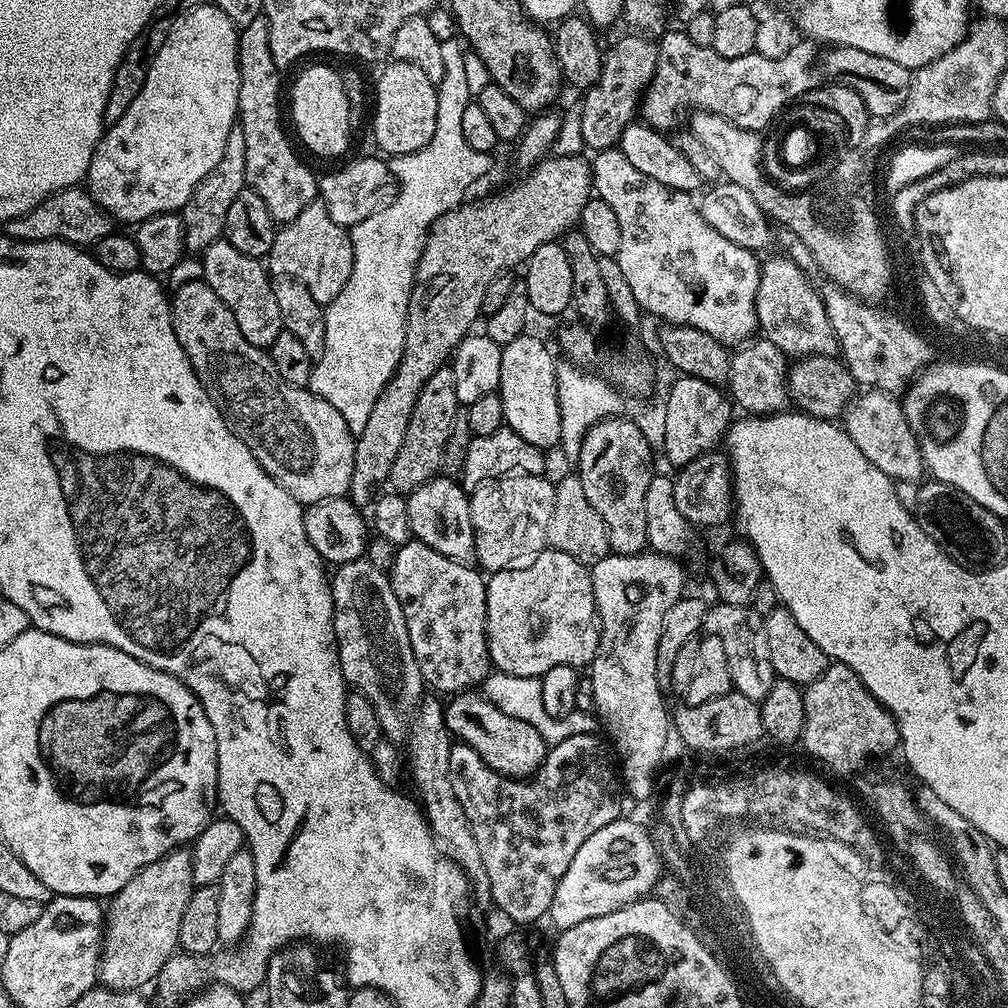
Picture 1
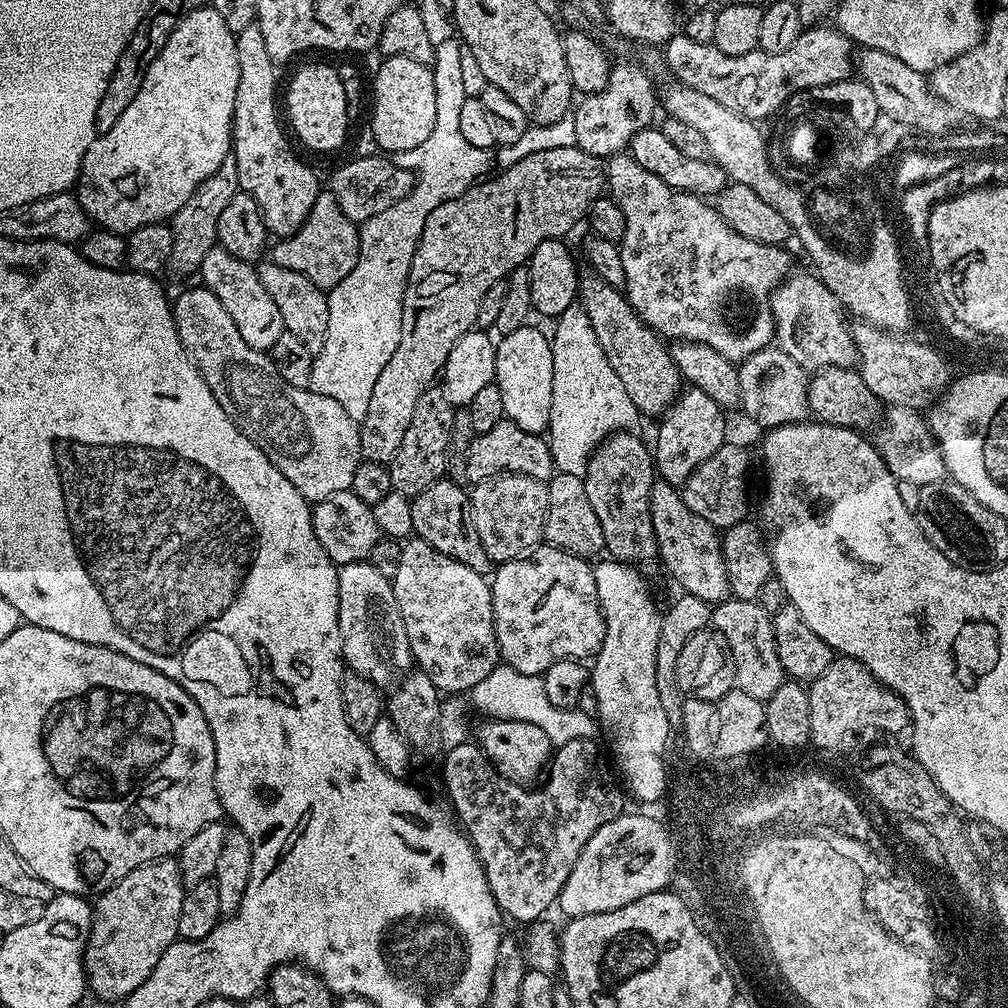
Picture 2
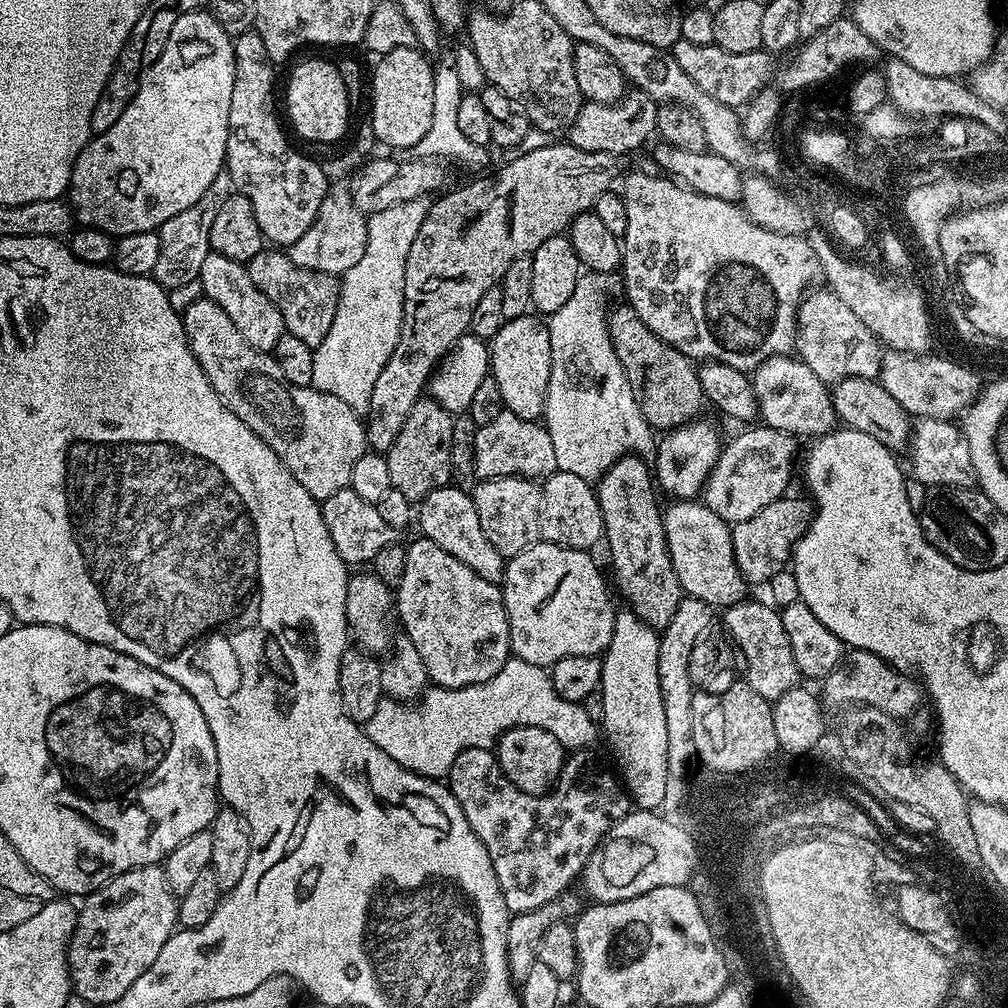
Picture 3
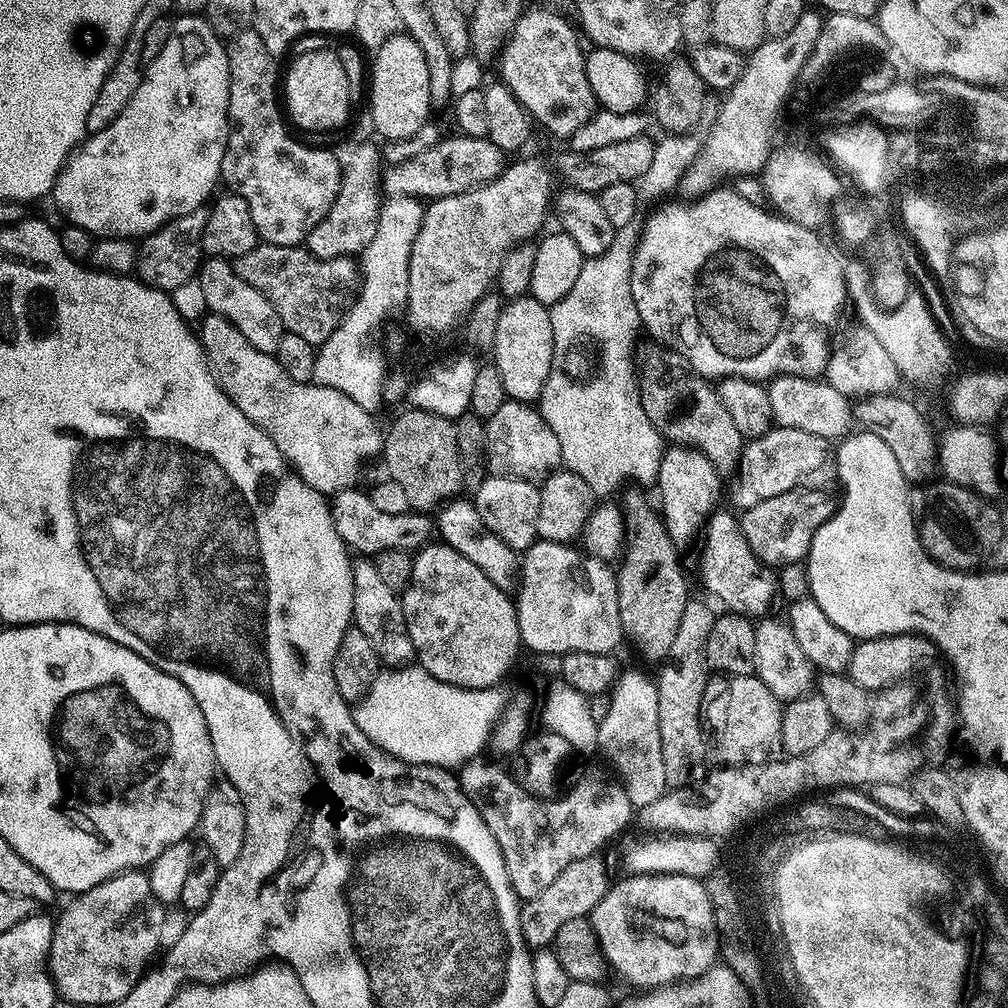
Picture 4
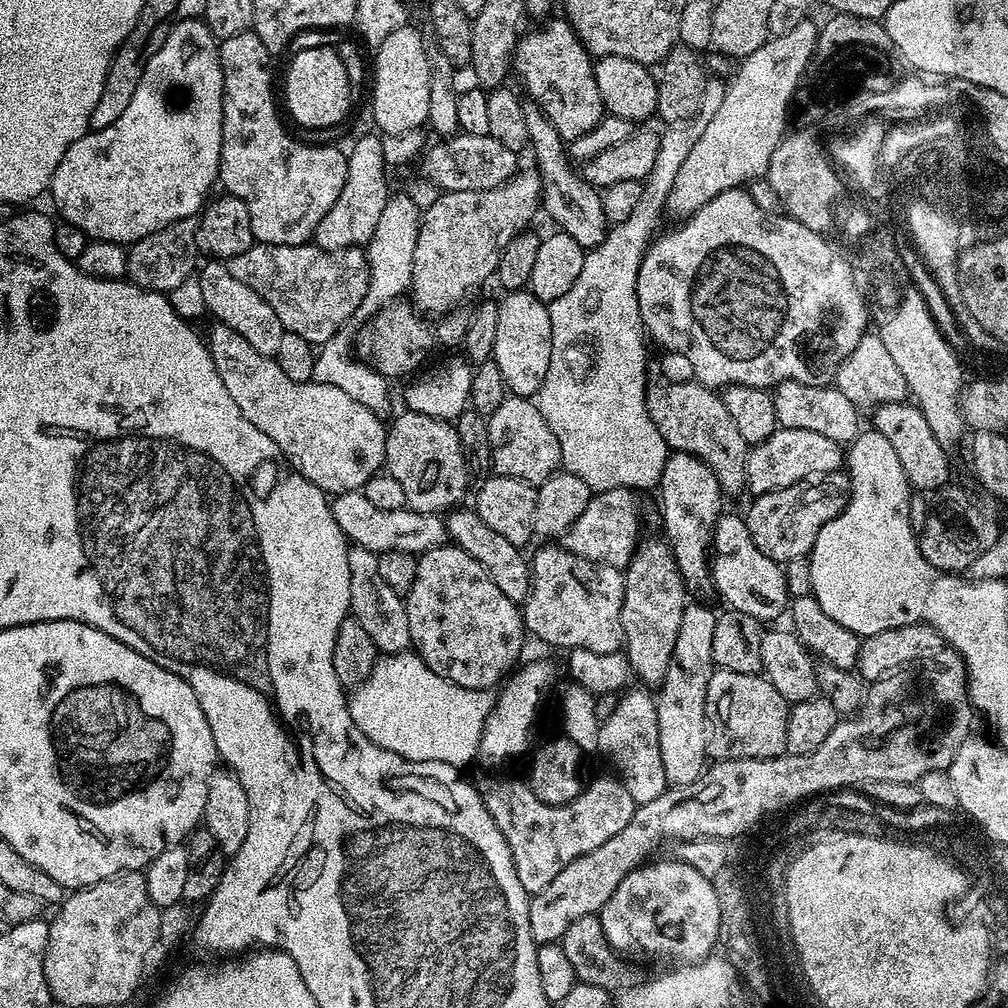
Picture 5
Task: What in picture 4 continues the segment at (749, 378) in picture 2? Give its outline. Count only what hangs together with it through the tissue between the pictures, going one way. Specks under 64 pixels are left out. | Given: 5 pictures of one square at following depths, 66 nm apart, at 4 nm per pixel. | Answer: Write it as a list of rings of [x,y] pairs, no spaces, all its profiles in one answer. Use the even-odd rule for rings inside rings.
[[[774,376],[767,389],[772,419],[779,427],[806,430],[806,434],[818,434],[818,438],[829,442],[839,441],[849,435],[854,424],[853,405],[849,397],[834,390],[834,386],[823,379],[811,376]]]

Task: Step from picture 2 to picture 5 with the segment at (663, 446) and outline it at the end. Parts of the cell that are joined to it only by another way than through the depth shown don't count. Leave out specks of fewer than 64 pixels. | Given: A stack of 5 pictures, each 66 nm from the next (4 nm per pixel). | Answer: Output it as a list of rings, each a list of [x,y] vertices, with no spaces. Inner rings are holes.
[[[673,451],[668,457],[664,473],[658,485],[660,492],[660,508],[664,511],[664,532],[674,558],[678,562],[678,570],[684,579],[689,593],[696,598],[712,596],[712,566],[710,549],[712,535],[716,533],[716,524],[720,521],[726,497],[720,491],[718,478],[696,456],[688,452]]]

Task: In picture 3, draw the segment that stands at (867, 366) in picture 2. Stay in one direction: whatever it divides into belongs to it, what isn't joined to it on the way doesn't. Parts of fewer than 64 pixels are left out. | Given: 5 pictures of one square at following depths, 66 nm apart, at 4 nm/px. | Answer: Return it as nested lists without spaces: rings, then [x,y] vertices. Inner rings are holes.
[[[885,351],[880,357],[879,384],[908,412],[909,417],[929,416],[935,420],[959,417],[980,395],[982,379],[972,368],[955,364],[944,356],[933,354],[905,354]]]

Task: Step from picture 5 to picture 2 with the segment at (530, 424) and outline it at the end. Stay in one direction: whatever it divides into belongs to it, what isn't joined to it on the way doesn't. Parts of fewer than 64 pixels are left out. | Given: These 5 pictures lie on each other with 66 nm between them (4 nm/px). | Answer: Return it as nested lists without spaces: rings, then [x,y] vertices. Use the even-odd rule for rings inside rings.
[[[507,418],[498,422],[494,430],[486,430],[471,437],[468,444],[468,457],[464,460],[464,476],[469,485],[489,480],[492,476],[529,476],[545,482],[552,479],[556,463],[547,439],[535,432],[522,430],[514,421]]]

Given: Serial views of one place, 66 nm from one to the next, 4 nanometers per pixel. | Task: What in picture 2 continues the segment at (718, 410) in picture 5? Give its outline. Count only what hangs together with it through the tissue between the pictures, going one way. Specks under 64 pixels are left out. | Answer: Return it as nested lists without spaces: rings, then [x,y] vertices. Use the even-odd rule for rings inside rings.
[[[584,270],[579,273],[578,304],[584,309],[586,318],[590,318],[594,338],[598,338],[602,354],[606,354],[610,366],[614,366],[614,374],[622,378],[622,386],[626,386],[626,394],[630,394],[630,402],[634,402],[637,413],[663,417],[682,391],[682,377],[672,361],[669,345],[641,320],[627,295],[610,286],[598,272]]]

